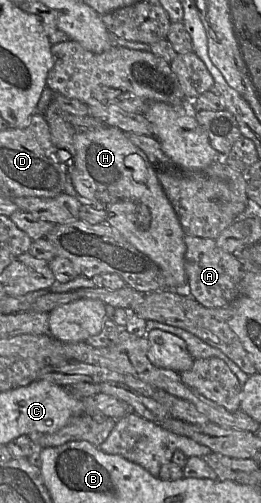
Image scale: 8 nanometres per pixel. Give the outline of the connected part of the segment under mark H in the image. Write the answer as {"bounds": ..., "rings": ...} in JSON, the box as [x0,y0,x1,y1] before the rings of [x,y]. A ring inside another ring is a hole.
{"bounds":[61,126,186,290],"rings":[[[113,126],[77,132],[73,146],[74,162],[66,151],[61,152],[81,202],[106,211],[106,223],[159,266],[168,290],[185,286],[186,234],[144,152]]]}

